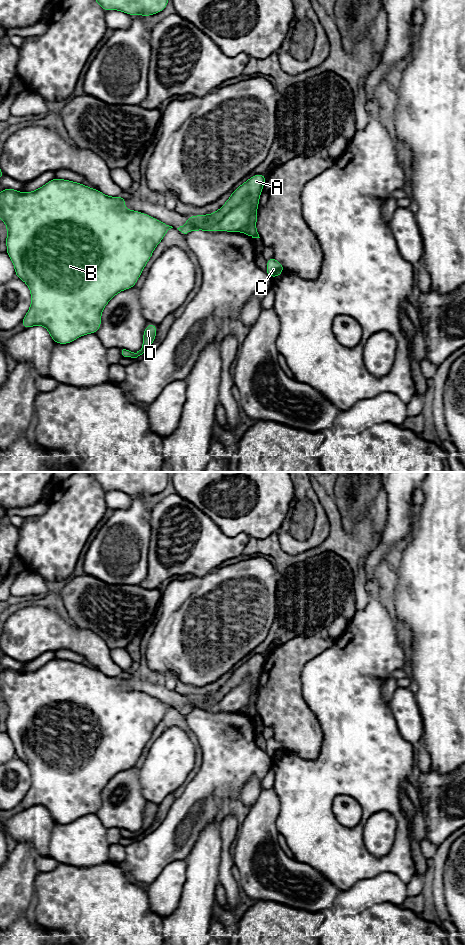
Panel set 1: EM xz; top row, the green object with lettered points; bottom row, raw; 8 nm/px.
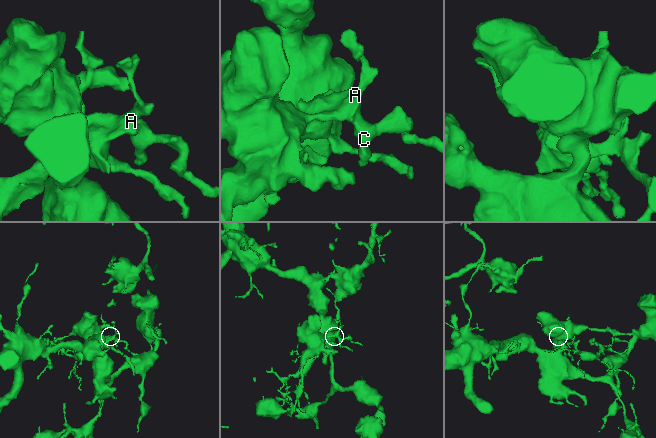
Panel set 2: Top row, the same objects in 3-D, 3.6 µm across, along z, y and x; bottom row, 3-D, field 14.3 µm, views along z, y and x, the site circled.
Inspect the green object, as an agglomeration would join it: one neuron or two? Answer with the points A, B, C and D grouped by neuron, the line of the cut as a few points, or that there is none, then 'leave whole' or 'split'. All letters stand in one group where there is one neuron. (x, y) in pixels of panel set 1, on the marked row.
A D / B C; cut in xz along (257, 207), (246, 197), (215, 221), (204, 215); split

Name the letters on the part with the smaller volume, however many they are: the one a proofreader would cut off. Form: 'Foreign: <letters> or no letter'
Foreign: A, D

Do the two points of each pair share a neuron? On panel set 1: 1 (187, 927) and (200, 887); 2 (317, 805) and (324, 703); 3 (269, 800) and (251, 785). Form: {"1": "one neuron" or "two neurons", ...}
{"1": "one neuron", "2": "one neuron", "3": "two neurons"}

